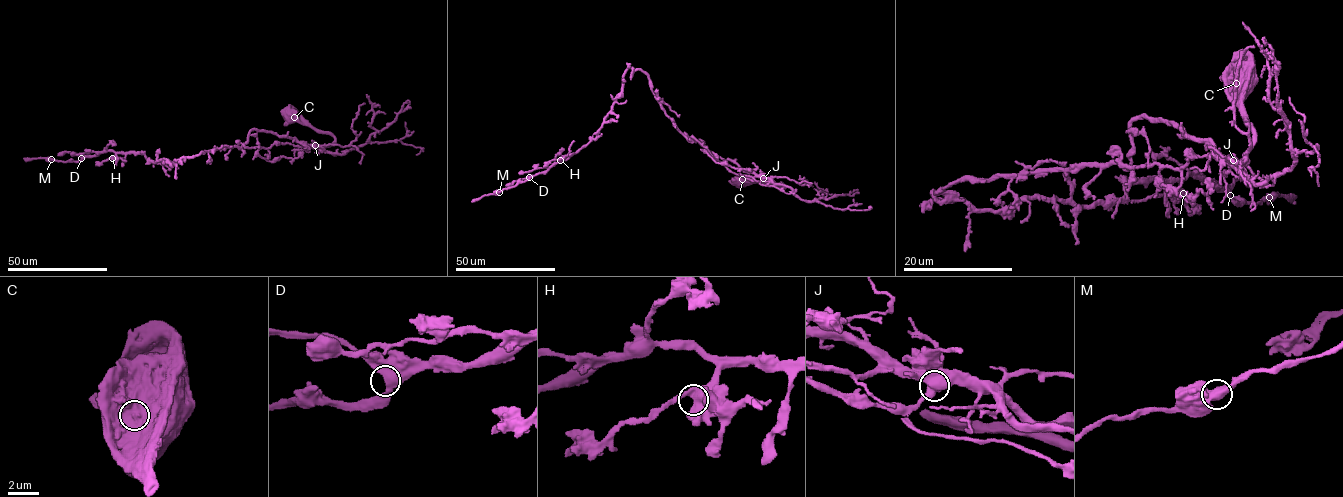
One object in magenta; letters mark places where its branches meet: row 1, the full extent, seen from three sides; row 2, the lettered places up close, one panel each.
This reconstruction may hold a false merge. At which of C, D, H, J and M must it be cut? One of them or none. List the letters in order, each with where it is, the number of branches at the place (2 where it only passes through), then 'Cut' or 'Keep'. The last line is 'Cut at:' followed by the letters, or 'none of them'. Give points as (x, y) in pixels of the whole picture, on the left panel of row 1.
C: Place: (294, 117). Branches: 2. Keep
D: Place: (81, 158). Branches: 2. Keep
H: Place: (112, 158). Branches: 2. Keep
J: Place: (315, 145). Branches: 2. Keep
M: Place: (51, 159). Branches: 2. Keep
Cut at: none of them

